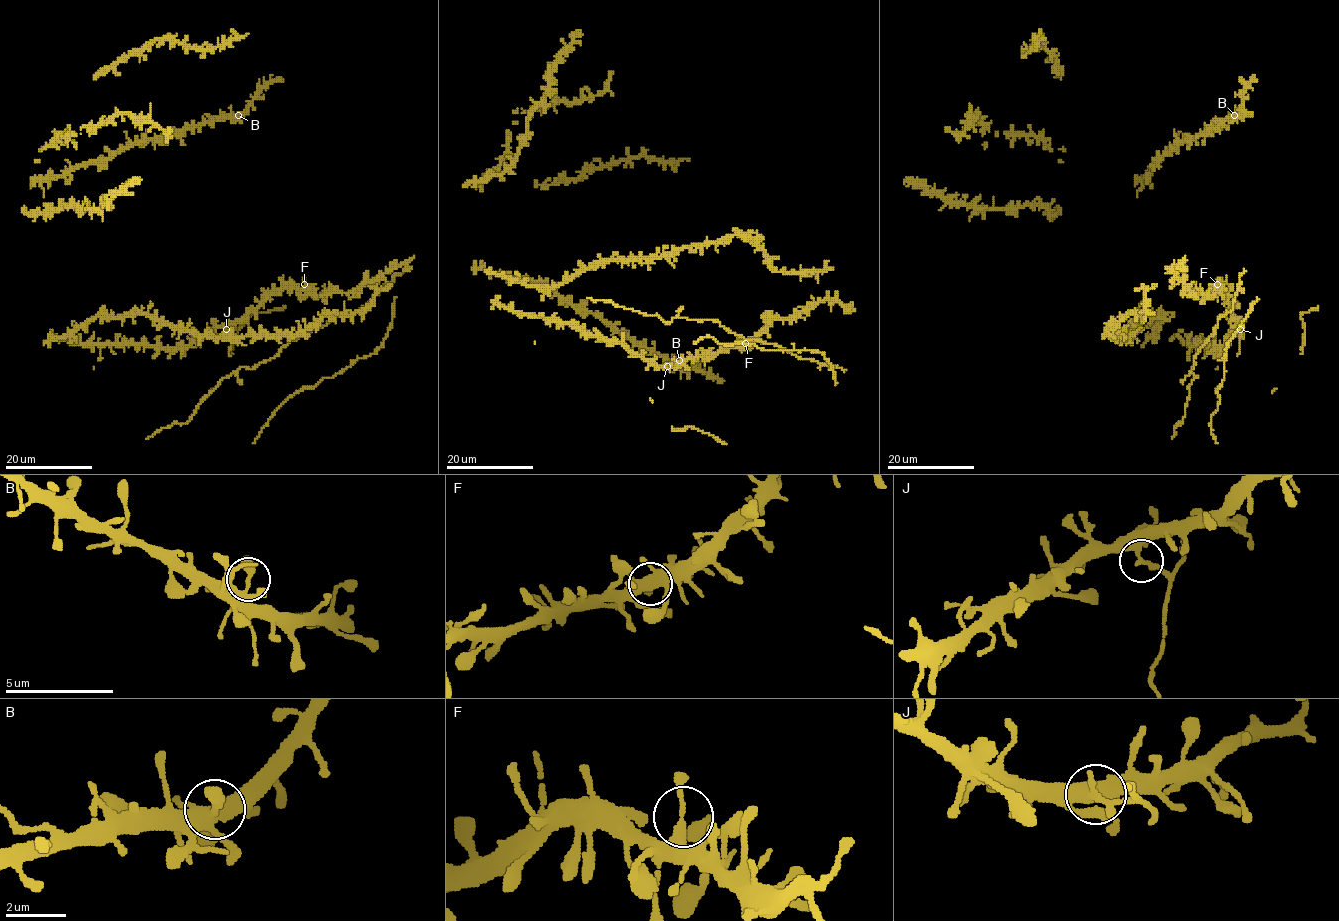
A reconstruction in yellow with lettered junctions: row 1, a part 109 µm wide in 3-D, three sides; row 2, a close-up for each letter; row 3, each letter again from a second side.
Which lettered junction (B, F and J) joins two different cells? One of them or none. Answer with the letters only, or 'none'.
J

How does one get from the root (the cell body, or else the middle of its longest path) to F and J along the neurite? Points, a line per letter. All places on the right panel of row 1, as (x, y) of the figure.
F: (1195, 345), (1220, 348), (1239, 329), (1225, 290), (1217, 284)
J: (1195, 345), (1220, 348), (1240, 329)

